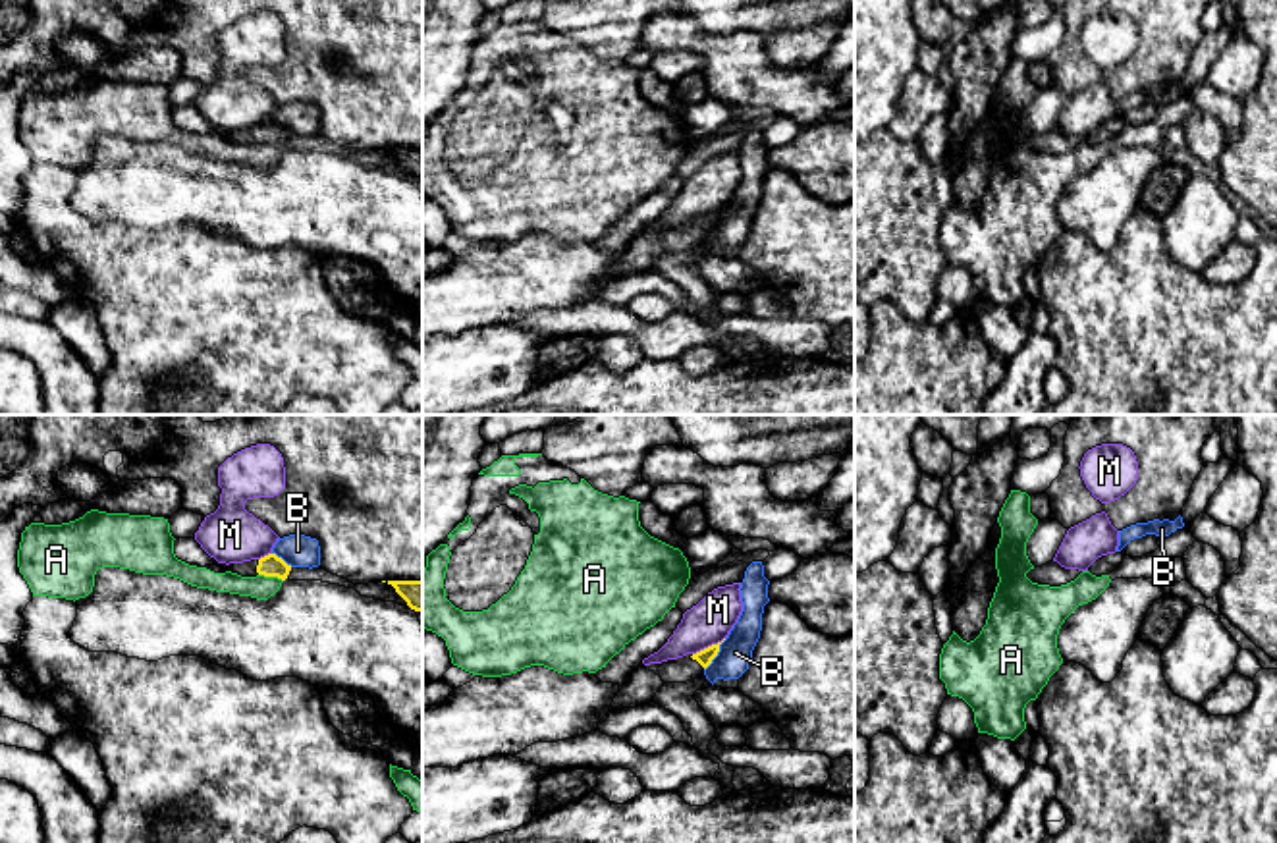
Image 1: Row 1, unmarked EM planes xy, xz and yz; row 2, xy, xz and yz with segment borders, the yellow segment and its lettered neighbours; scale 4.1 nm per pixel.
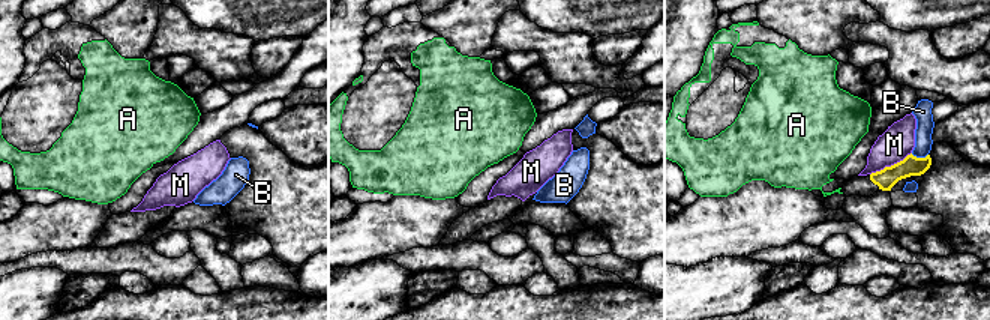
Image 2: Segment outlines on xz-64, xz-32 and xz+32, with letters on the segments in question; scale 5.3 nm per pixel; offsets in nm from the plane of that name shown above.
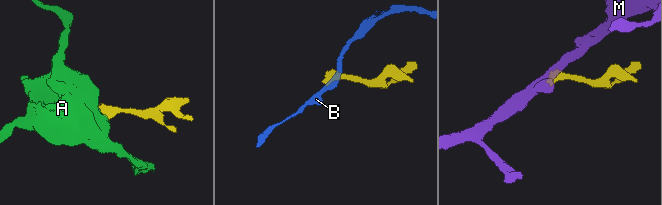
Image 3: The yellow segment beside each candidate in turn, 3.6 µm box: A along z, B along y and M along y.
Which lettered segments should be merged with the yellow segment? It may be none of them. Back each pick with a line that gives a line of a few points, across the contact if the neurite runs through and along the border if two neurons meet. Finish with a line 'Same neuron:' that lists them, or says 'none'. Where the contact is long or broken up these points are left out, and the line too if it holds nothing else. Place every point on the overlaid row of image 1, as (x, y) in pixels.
Same neuron: none

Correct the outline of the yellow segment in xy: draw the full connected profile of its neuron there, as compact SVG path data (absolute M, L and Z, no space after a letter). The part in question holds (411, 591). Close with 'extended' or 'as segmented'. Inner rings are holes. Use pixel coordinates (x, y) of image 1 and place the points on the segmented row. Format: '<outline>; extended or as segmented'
M388 581L415 612L422 612L422 581Z; as segmented

